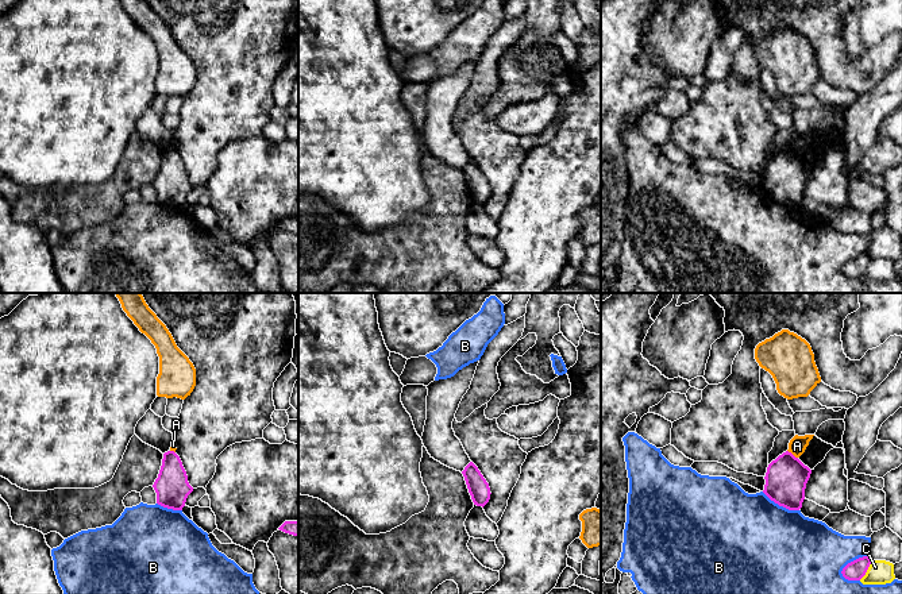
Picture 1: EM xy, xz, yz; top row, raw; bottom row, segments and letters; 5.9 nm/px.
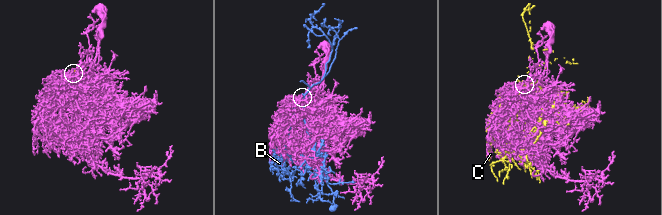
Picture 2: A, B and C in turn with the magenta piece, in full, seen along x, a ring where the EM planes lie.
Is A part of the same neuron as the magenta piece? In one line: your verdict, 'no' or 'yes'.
no

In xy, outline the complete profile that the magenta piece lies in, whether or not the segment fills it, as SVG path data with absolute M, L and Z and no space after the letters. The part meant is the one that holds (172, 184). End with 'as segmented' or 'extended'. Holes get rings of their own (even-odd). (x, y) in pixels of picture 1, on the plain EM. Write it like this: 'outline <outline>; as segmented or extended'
outline M174 148L163 151L162 163L153 185L157 190L158 202L182 208L193 185L189 182L182 159Z; as segmented

